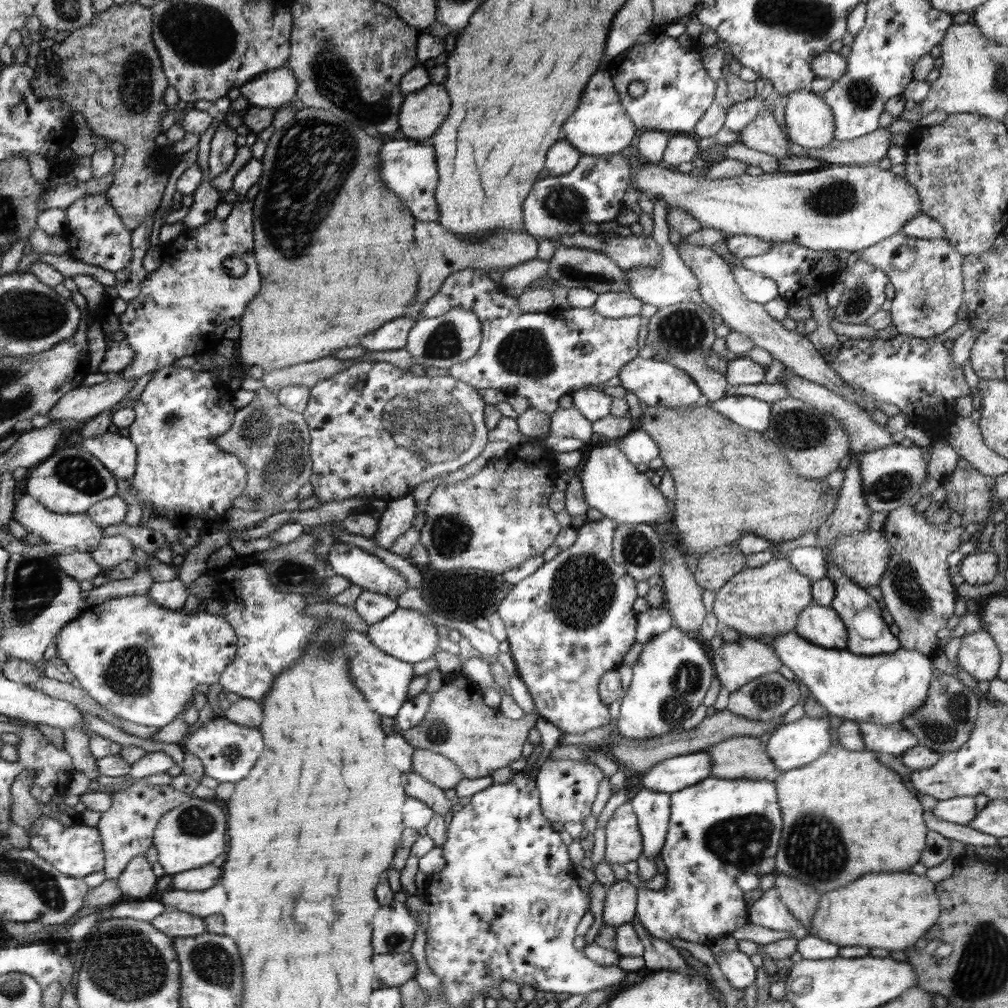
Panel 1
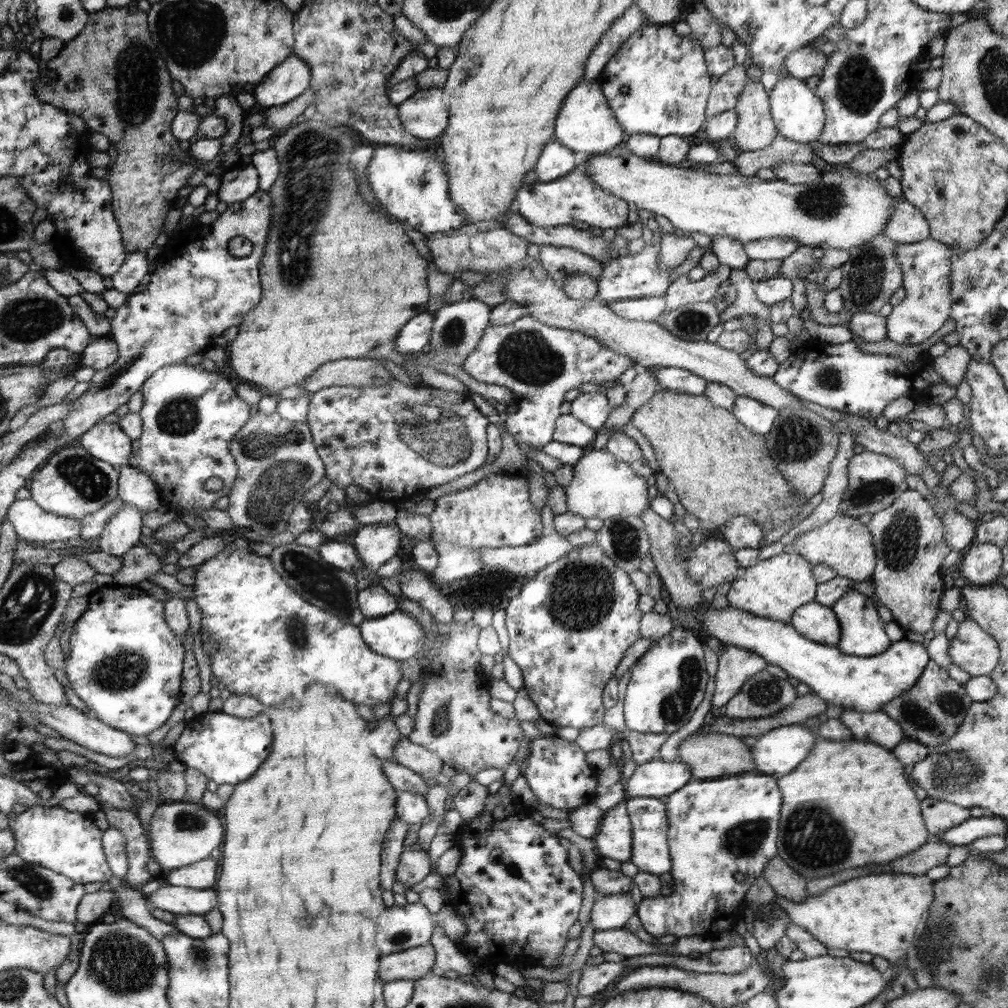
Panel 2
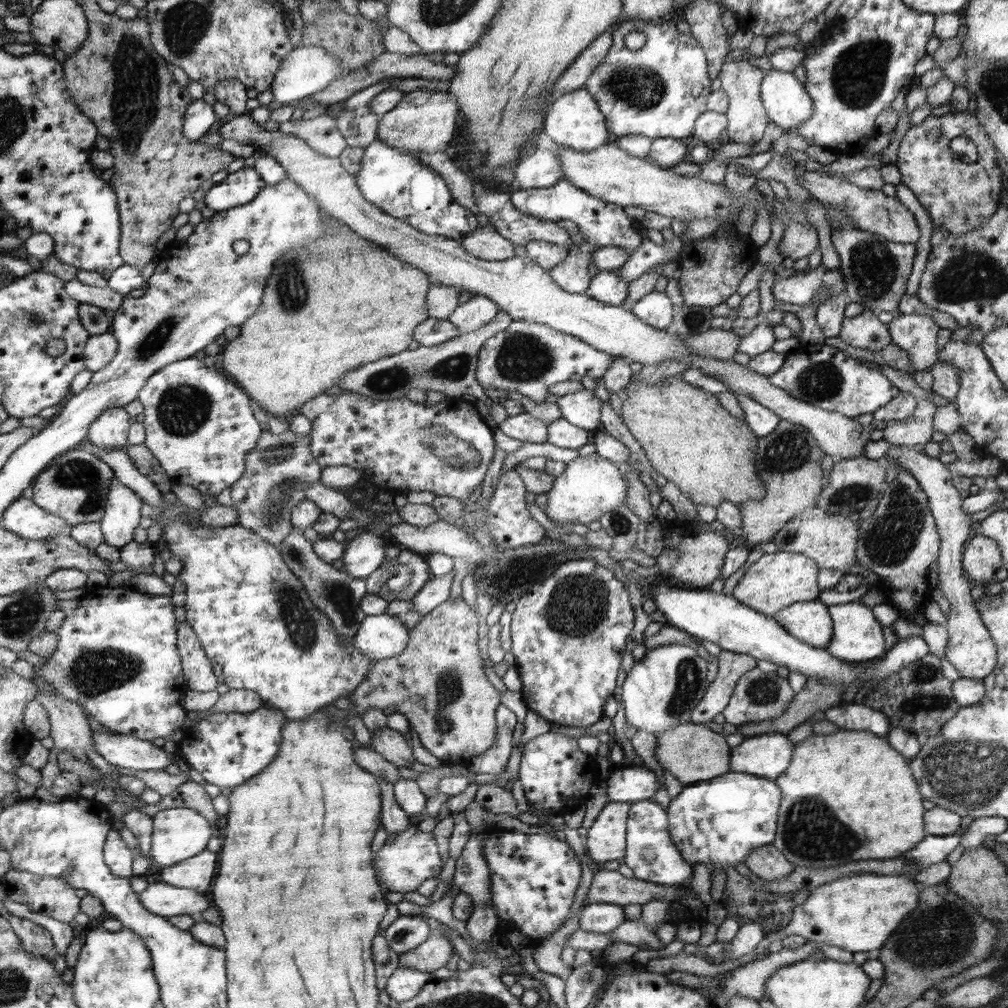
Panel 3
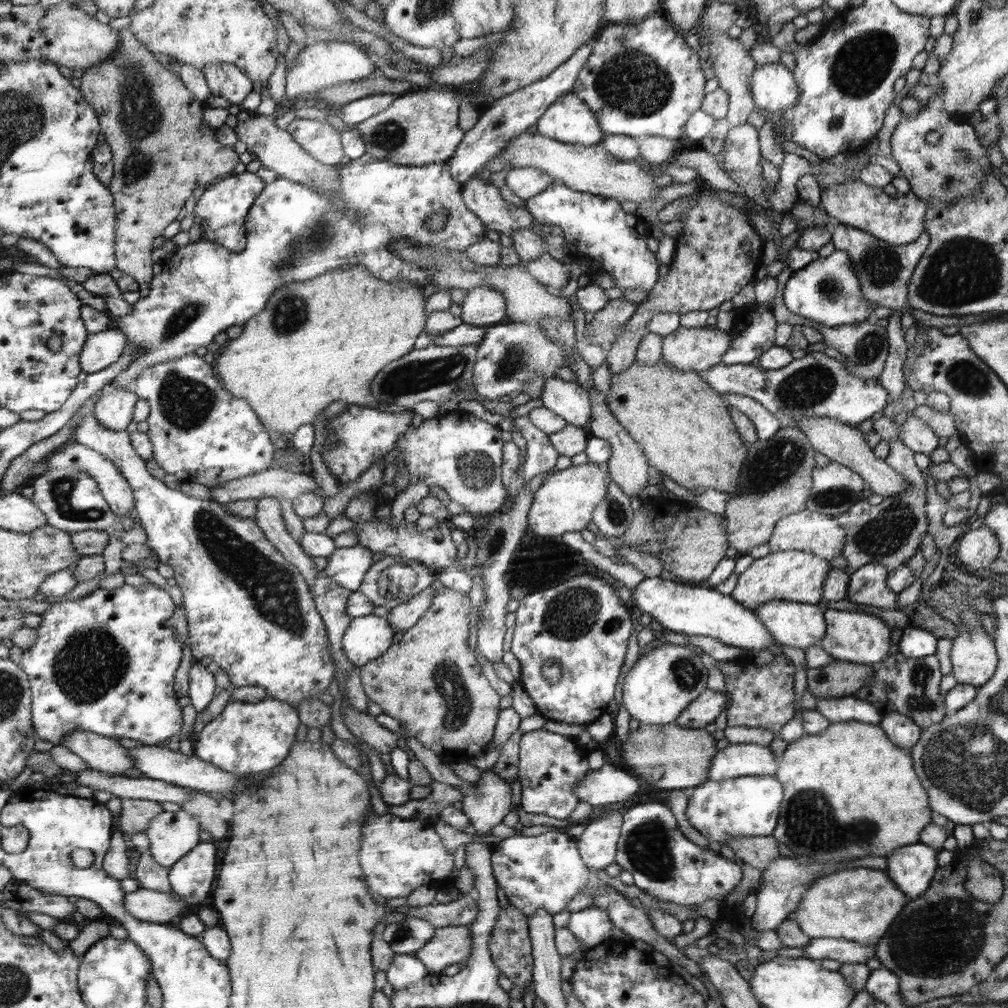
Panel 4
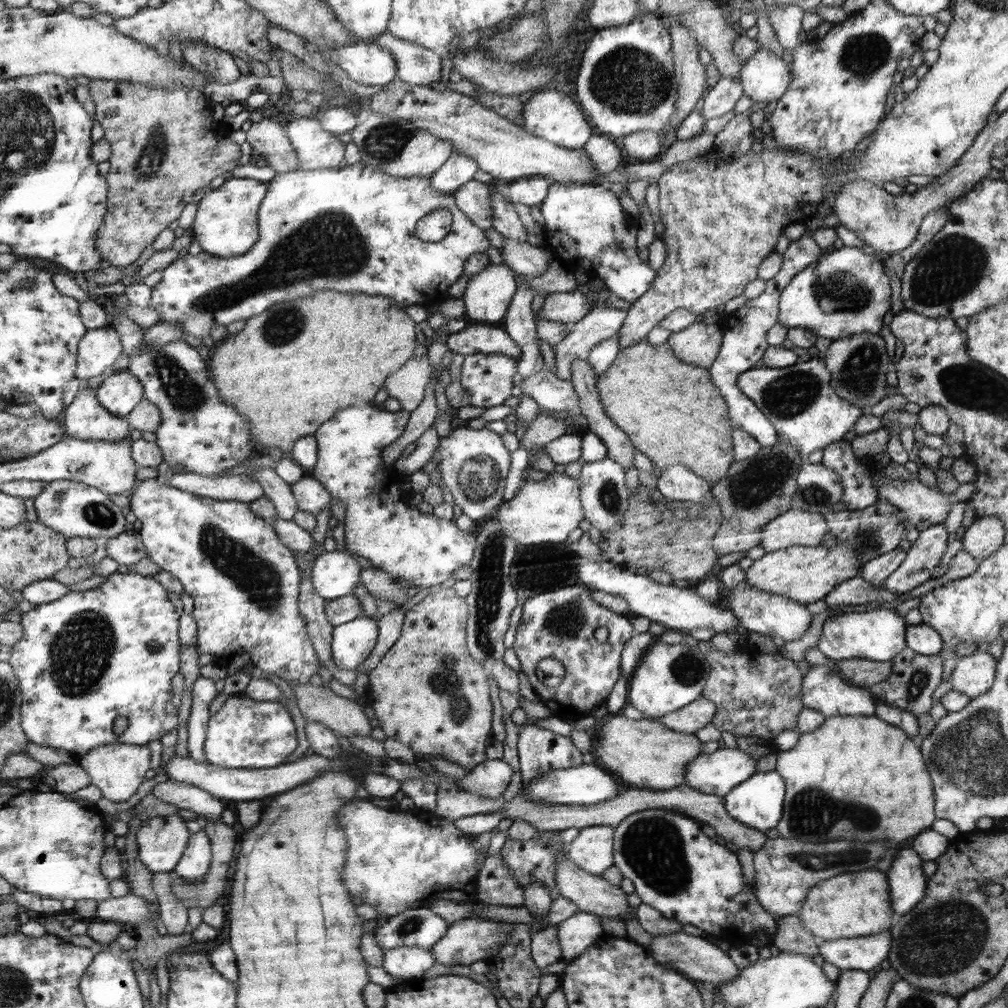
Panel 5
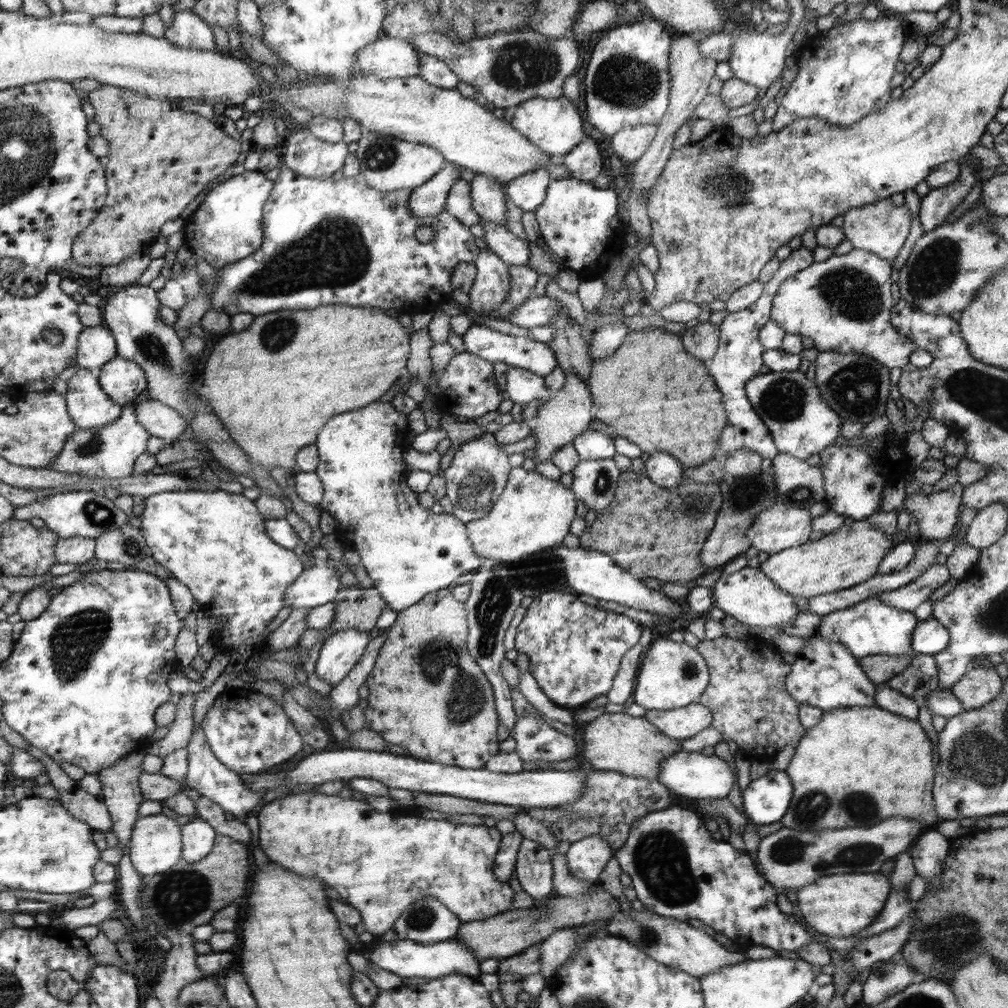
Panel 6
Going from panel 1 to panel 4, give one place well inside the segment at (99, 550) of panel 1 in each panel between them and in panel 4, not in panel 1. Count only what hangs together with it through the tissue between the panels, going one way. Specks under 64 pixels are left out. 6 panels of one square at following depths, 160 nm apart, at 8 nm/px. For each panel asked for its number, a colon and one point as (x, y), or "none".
2: (122, 533)
3: (122, 516)
4: (118, 493)

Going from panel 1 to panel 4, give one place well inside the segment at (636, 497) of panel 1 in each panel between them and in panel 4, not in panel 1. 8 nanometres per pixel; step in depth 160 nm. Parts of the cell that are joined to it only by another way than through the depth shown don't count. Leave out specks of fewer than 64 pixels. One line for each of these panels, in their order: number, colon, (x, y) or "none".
2: (602, 486)
3: (591, 486)
4: (564, 502)

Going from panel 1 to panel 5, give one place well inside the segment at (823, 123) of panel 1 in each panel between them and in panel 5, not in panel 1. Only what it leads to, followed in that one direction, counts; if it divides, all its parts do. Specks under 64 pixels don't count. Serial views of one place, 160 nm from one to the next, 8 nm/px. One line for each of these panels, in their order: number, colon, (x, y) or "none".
2: (800, 115)
3: (785, 97)
4: (774, 88)
5: (764, 77)

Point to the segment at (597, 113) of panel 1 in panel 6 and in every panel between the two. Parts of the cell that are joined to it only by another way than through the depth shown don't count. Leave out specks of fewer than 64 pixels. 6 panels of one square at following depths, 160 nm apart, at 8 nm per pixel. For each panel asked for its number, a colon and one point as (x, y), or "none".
2: (587, 124)
3: (575, 120)
4: (570, 120)
5: (551, 115)
6: (555, 125)

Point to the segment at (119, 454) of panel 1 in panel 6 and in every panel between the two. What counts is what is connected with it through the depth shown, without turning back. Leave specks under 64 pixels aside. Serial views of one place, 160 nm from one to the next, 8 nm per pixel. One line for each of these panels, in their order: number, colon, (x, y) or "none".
2: (105, 441)
3: (111, 429)
4: (114, 410)
5: (120, 393)
6: (122, 380)

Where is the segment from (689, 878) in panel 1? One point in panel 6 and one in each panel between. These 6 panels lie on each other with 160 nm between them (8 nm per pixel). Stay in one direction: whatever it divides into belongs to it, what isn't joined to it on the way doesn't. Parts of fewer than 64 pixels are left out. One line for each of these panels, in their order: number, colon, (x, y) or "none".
2: (718, 827)
3: (720, 822)
4: (750, 806)
5: (759, 803)
6: (766, 800)

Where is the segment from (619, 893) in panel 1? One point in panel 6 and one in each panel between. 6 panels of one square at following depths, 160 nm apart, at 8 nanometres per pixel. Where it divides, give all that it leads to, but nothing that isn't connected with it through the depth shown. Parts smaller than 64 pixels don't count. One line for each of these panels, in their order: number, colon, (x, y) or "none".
2: (608, 912)
3: (602, 918)
4: (592, 926)
5: (576, 934)
6: (556, 949)

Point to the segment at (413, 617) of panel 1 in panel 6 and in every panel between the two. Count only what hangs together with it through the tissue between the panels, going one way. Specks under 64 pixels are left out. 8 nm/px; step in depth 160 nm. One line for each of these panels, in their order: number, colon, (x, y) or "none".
2: (400, 636)
3: (383, 636)
4: (368, 637)
5: (352, 643)
6: (341, 651)

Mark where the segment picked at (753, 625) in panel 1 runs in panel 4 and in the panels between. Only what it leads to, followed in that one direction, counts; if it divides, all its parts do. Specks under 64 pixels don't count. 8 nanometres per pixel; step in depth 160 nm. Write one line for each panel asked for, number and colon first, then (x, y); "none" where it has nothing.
2: (776, 588)
3: (776, 581)
4: (791, 575)

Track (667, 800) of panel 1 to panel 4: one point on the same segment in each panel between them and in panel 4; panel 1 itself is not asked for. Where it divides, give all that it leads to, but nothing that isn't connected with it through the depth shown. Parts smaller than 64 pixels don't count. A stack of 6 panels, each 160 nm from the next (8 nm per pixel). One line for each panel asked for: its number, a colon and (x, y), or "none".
2: (649, 816)
3: (654, 857)
4: (663, 862)

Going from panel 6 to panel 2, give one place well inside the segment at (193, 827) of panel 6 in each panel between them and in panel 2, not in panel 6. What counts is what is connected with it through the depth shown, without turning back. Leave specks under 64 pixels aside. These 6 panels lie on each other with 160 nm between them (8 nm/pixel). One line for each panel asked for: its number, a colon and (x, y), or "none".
2: (202, 875)
3: (196, 873)
4: (191, 878)
5: (193, 867)

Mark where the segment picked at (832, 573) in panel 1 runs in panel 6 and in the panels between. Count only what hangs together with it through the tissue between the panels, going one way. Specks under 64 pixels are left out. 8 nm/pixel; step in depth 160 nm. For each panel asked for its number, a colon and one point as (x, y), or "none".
2: (862, 631)
3: (857, 637)
4: (864, 639)
5: (879, 635)
6: (869, 628)

